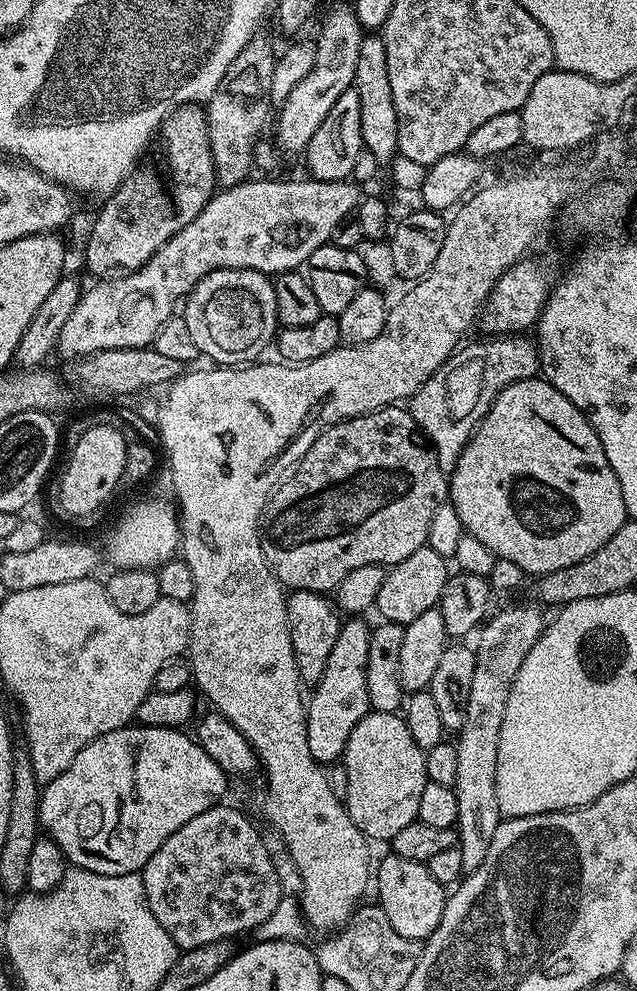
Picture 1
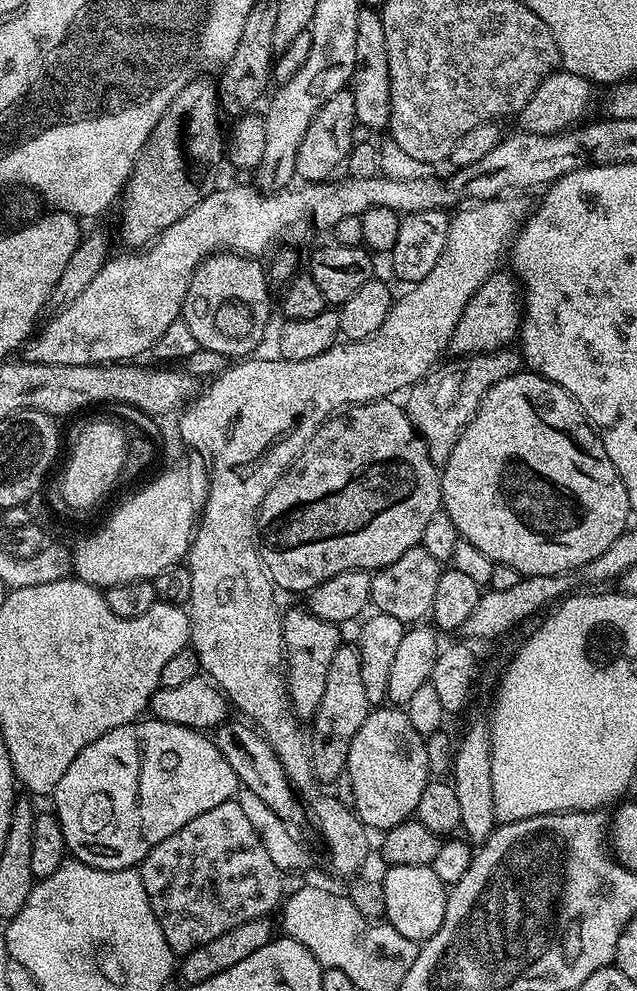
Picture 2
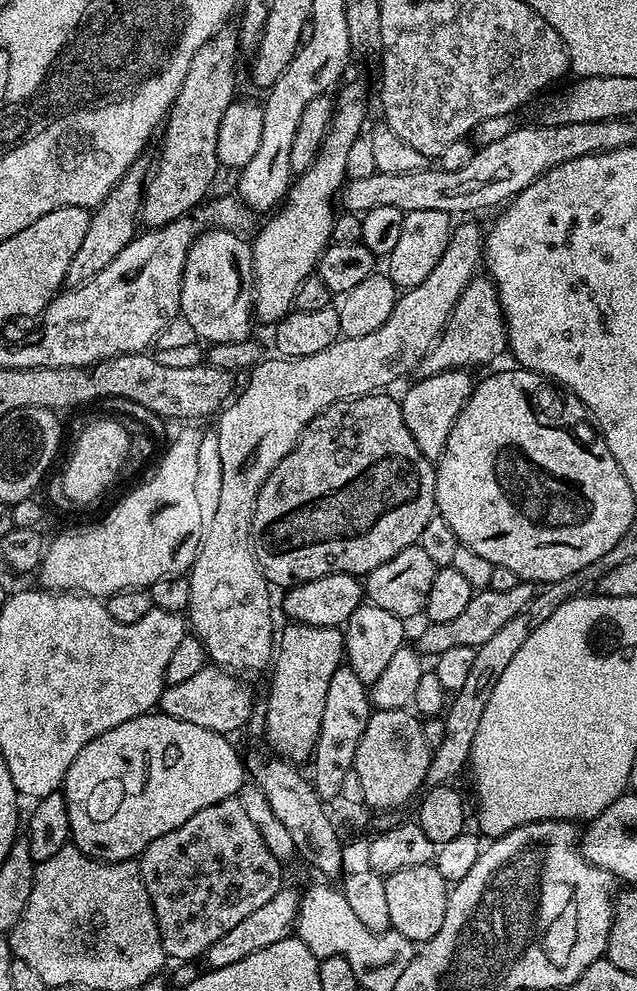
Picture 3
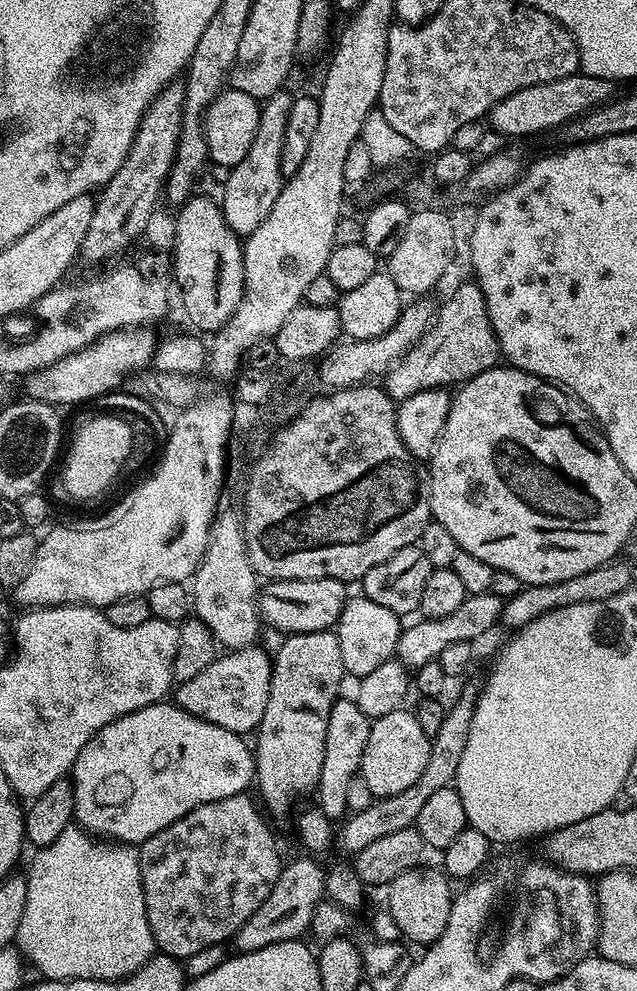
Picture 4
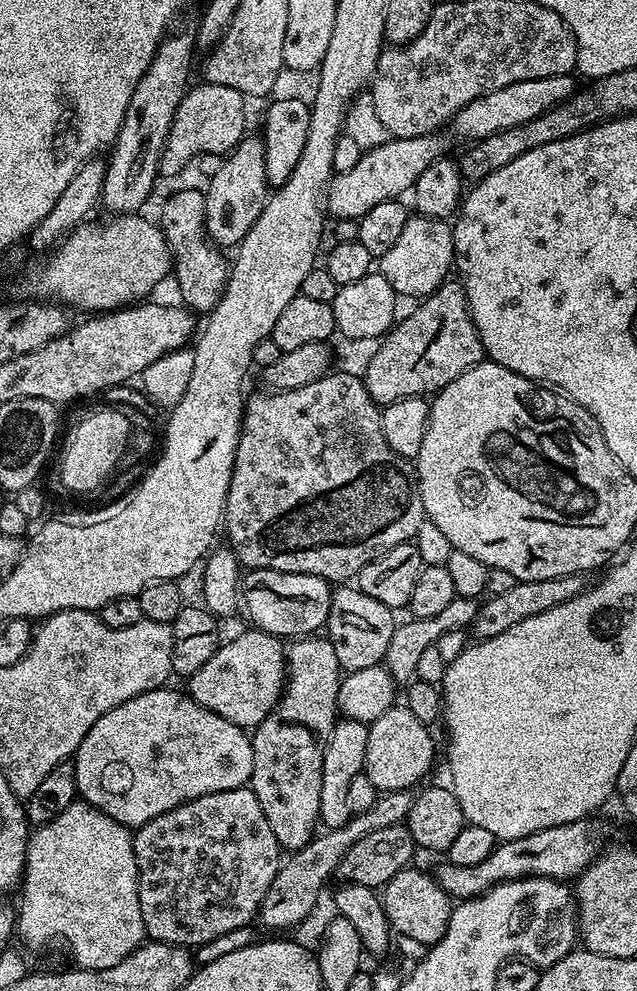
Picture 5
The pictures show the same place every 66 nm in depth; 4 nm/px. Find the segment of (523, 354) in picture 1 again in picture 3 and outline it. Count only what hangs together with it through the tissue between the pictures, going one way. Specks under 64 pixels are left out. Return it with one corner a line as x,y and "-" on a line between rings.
455,368
449,372
439,372
433,376
420,376
417,384
412,384
399,397
402,418
406,422
406,430
410,430
410,438
418,442
418,450
430,461
437,461
444,453
446,438
450,438
450,430
462,414
466,402
474,387
474,376
471,371

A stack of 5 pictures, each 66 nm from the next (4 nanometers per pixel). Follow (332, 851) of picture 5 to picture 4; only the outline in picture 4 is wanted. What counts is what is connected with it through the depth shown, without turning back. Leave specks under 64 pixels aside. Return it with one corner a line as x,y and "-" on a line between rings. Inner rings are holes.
478,679
468,683
460,692
454,704
447,707
441,727
432,737
429,761
422,770
421,778
414,782
409,789
402,790
399,794
388,795
373,799
372,804
366,810
358,811
347,817
348,822
335,835
334,842
337,848
344,854
354,856
376,842
378,838
384,838
387,834
394,834
397,830
413,827
417,820
423,803
435,793
435,791
449,787
456,779
458,763
462,760
462,753
469,740
470,722
473,721
477,698
482,684
-
310,856
288,863
281,869
278,882
274,882
274,890
266,894
266,902
246,918
244,925
239,928
234,937
237,953
262,950
266,946
274,946
278,942
297,940
311,929
313,914
323,896
325,867
320,866

